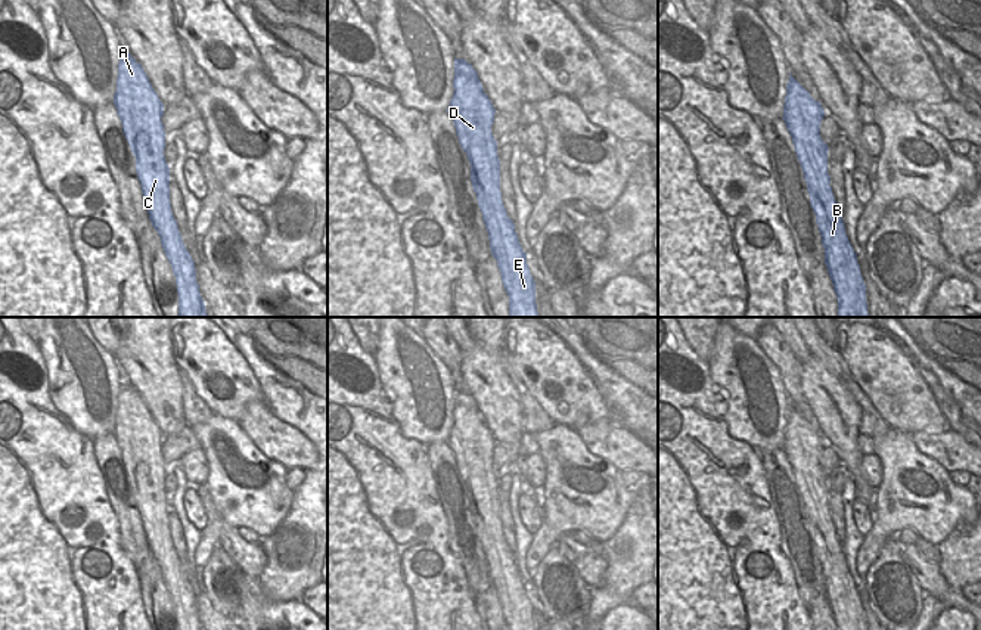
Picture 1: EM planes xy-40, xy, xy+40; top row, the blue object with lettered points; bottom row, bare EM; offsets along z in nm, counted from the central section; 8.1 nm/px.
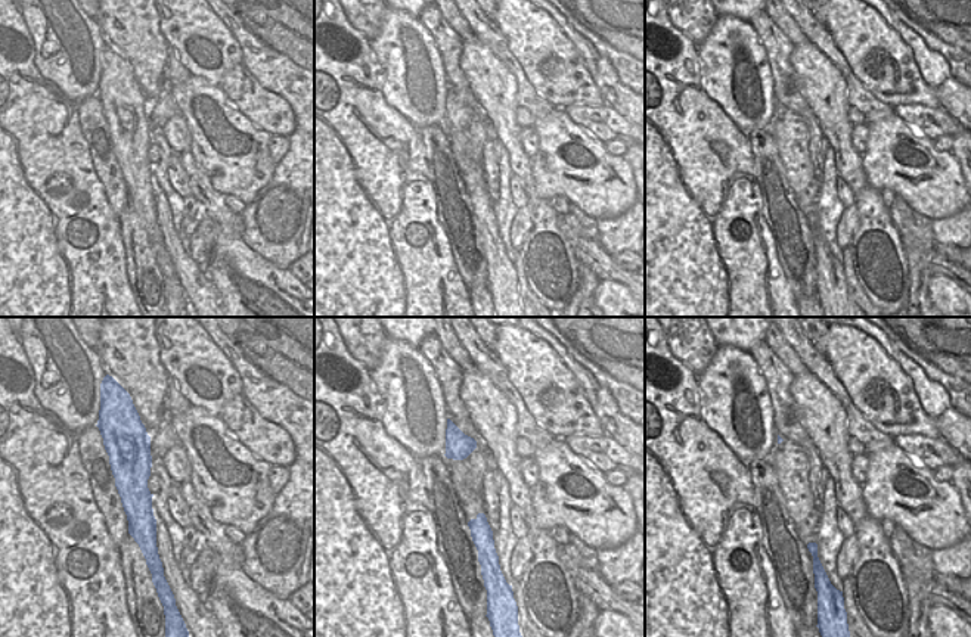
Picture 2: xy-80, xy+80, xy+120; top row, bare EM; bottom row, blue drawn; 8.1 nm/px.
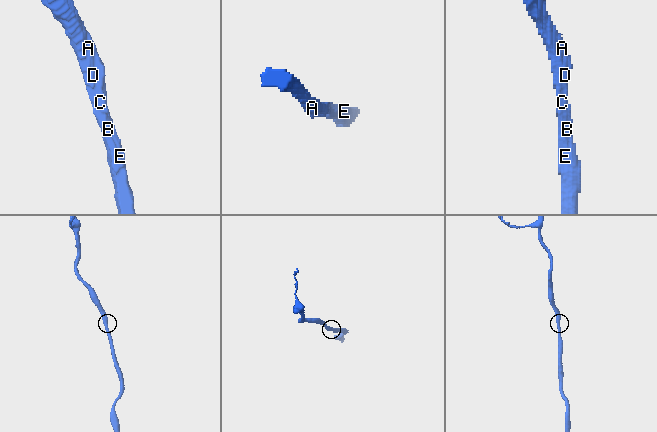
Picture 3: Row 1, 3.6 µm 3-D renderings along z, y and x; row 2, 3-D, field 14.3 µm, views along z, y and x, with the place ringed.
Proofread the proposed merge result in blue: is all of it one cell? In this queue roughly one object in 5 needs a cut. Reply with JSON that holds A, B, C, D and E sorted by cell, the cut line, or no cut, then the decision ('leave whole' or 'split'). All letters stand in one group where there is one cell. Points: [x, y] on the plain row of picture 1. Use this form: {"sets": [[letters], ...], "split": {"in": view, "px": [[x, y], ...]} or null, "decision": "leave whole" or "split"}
{"sets": [["A", "B", "C", "D", "E"]], "split": null, "decision": "leave whole"}

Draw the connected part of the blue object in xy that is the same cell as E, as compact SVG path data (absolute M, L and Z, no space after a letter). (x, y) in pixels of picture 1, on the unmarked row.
M454 388L453 418L447 444L471 494L472 518L503 617L509 630L535 630L535 612L527 595L527 583L502 531L500 490L491 463L496 440L484 423L476 401L465 390Z

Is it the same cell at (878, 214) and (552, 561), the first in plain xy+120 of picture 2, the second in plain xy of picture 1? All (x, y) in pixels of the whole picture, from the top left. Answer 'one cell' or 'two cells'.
one cell

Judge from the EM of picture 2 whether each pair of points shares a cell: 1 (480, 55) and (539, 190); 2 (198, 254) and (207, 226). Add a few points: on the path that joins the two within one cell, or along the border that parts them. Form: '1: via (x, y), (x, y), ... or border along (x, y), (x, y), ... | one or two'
1: border along (531, 158), (533, 186), (529, 195) | two
2: via (201, 246), (205, 233) | one

